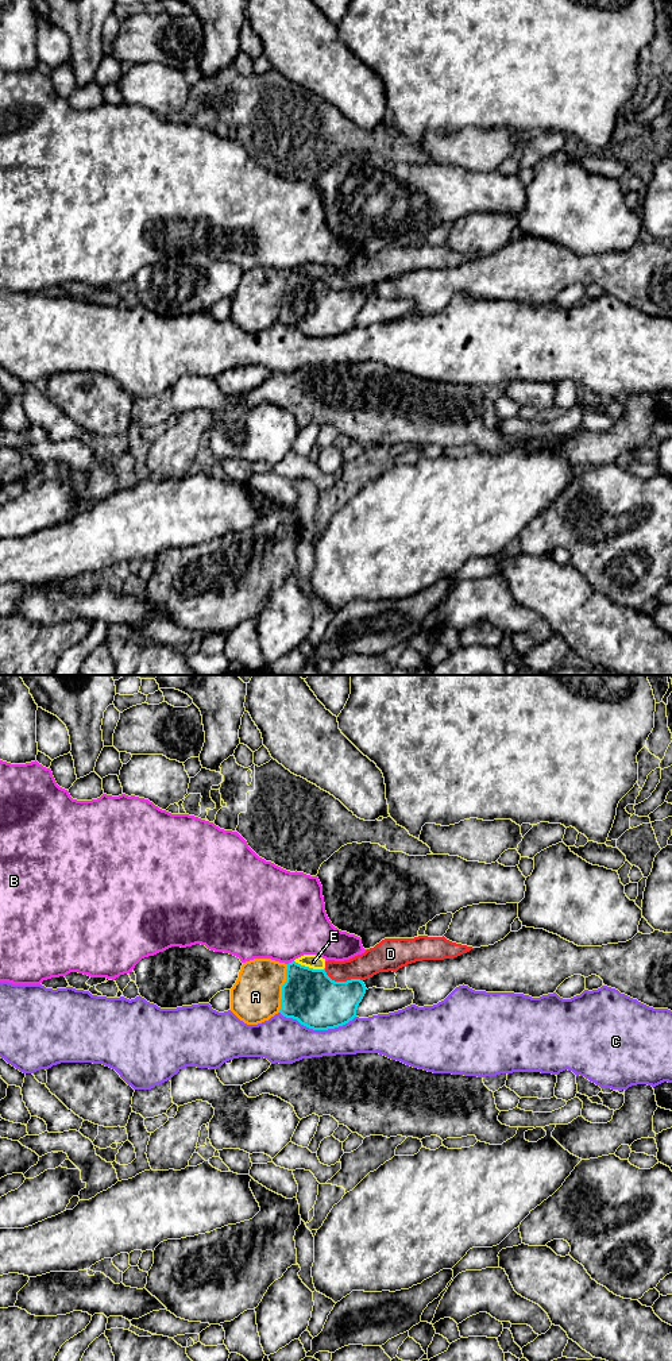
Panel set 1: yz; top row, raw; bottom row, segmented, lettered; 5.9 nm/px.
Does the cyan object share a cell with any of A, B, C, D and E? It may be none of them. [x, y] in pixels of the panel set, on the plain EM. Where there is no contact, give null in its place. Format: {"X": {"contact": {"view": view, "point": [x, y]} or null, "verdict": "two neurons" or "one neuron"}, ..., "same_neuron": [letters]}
{"A": {"contact": {"view": "yz", "point": [282, 297]}, "verdict": "two neurons"}, "B": {"contact": {"view": "yz", "point": [292, 270]}, "verdict": "two neurons"}, "C": {"contact": {"view": "yz", "point": [317, 338]}, "verdict": "two neurons"}, "D": {"contact": {"view": "yz", "point": [342, 290]}, "verdict": "two neurons"}, "E": {"contact": {"view": "yz", "point": [308, 276]}, "verdict": "two neurons"}, "same_neuron": []}

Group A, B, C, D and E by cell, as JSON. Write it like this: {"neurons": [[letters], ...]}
{"neurons": [["A"], ["B"], ["C"], ["D", "E"]]}

